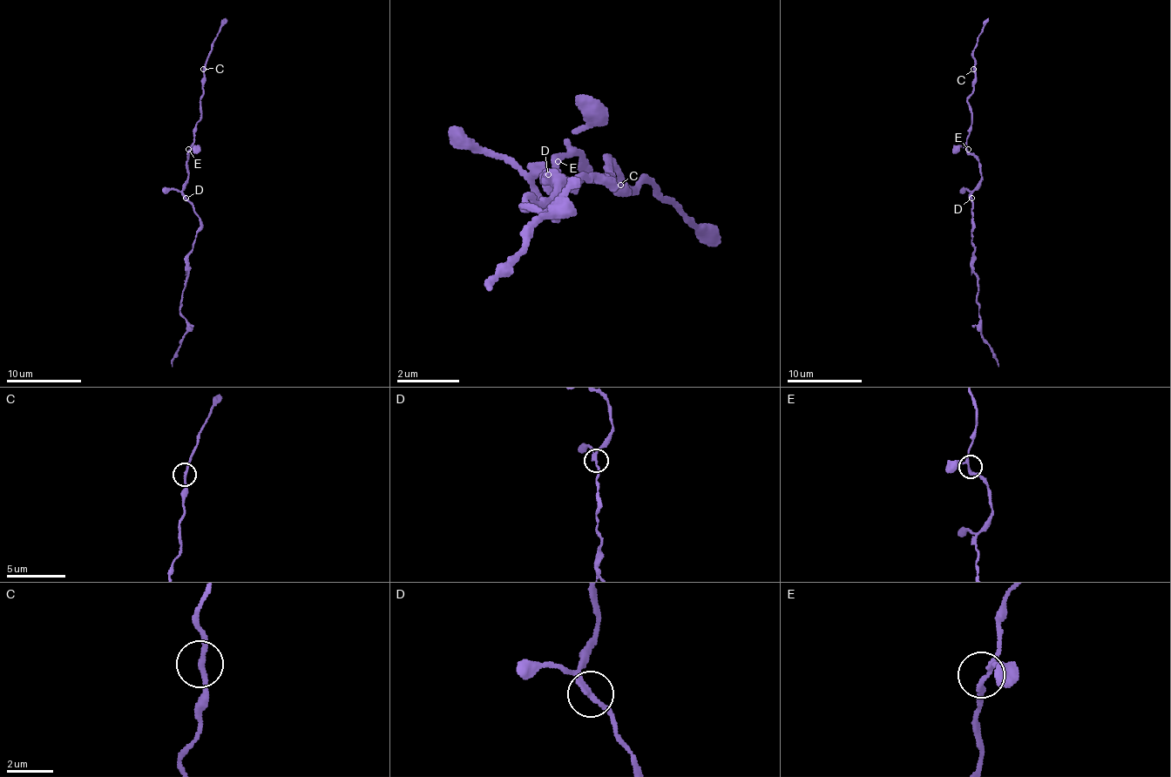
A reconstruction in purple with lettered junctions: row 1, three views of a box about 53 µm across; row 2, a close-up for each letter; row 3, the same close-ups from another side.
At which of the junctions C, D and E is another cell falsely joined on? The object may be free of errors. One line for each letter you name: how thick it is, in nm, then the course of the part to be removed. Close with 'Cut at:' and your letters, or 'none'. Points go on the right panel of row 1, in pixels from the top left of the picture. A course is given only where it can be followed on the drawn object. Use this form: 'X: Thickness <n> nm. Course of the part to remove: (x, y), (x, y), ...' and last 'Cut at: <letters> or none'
Cut at: none

